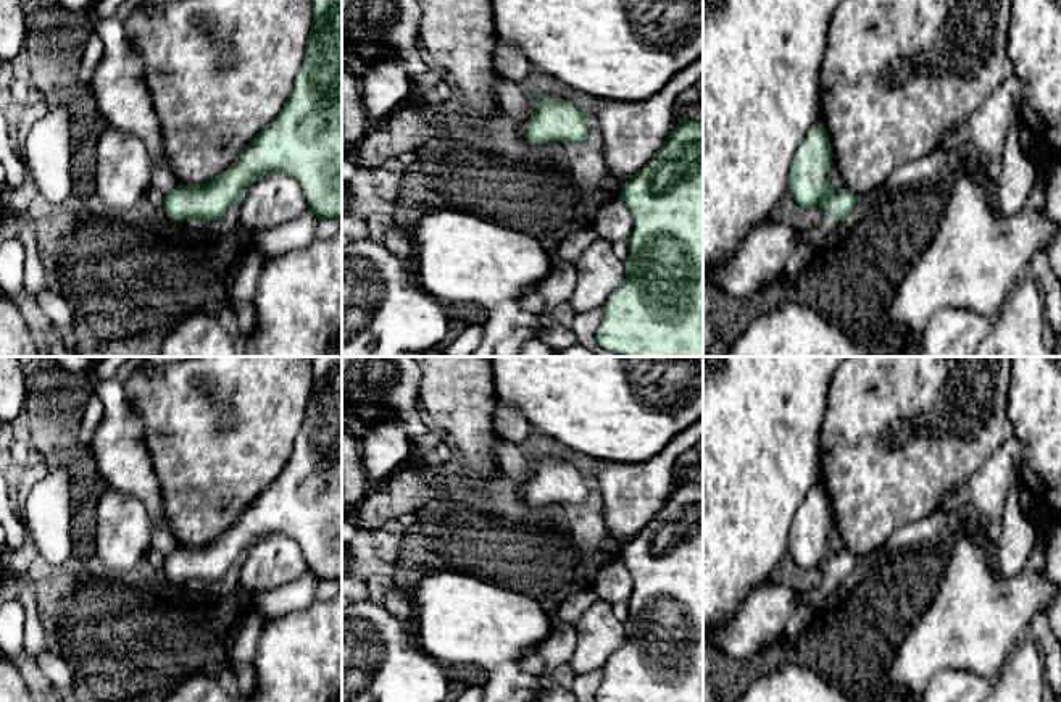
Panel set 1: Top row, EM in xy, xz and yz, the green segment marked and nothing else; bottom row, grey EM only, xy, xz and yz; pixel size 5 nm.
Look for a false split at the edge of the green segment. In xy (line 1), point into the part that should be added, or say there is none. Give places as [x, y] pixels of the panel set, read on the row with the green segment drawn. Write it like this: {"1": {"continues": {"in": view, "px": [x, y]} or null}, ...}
{"1": {"continues": null}}

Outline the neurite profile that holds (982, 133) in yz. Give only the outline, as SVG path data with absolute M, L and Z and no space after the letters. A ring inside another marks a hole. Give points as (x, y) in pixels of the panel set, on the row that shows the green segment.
M1009 77L955 131L948 131L937 150L953 157L972 153L980 161L1001 158L1006 131L1021 119L1021 82Z

